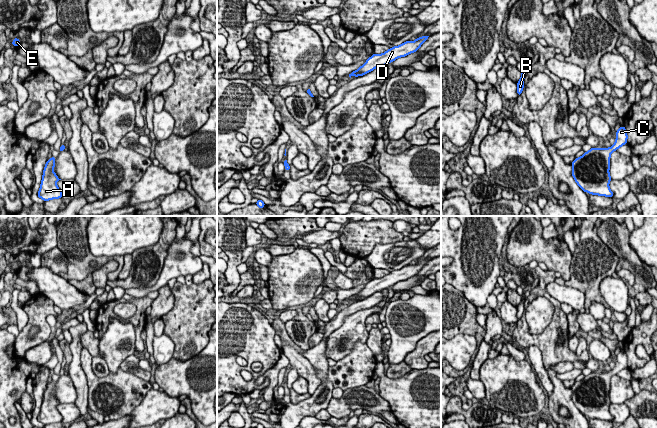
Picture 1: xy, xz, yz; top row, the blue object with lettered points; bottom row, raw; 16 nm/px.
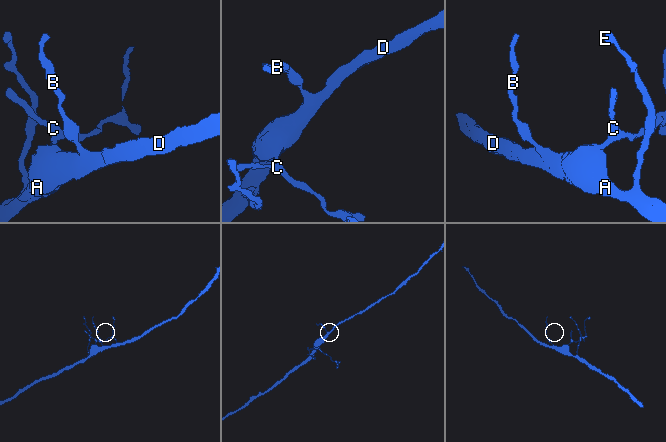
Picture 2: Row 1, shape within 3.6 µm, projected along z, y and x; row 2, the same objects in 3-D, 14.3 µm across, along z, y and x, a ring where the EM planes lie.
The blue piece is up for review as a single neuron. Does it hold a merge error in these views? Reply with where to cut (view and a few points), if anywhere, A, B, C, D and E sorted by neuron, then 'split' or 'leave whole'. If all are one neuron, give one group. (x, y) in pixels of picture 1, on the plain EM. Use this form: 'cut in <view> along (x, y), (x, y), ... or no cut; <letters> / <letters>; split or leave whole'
no cut; A B C D E; leave whole

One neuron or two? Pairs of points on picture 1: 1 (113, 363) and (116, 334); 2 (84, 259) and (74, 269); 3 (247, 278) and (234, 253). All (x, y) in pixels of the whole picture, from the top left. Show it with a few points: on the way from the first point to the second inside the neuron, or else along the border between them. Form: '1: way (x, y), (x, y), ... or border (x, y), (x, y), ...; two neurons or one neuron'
1: way (114, 356), (116, 341); one neuron
2: way (82, 261), (76, 267); one neuron
3: border (240, 274), (240, 282), (230, 295); two neurons

